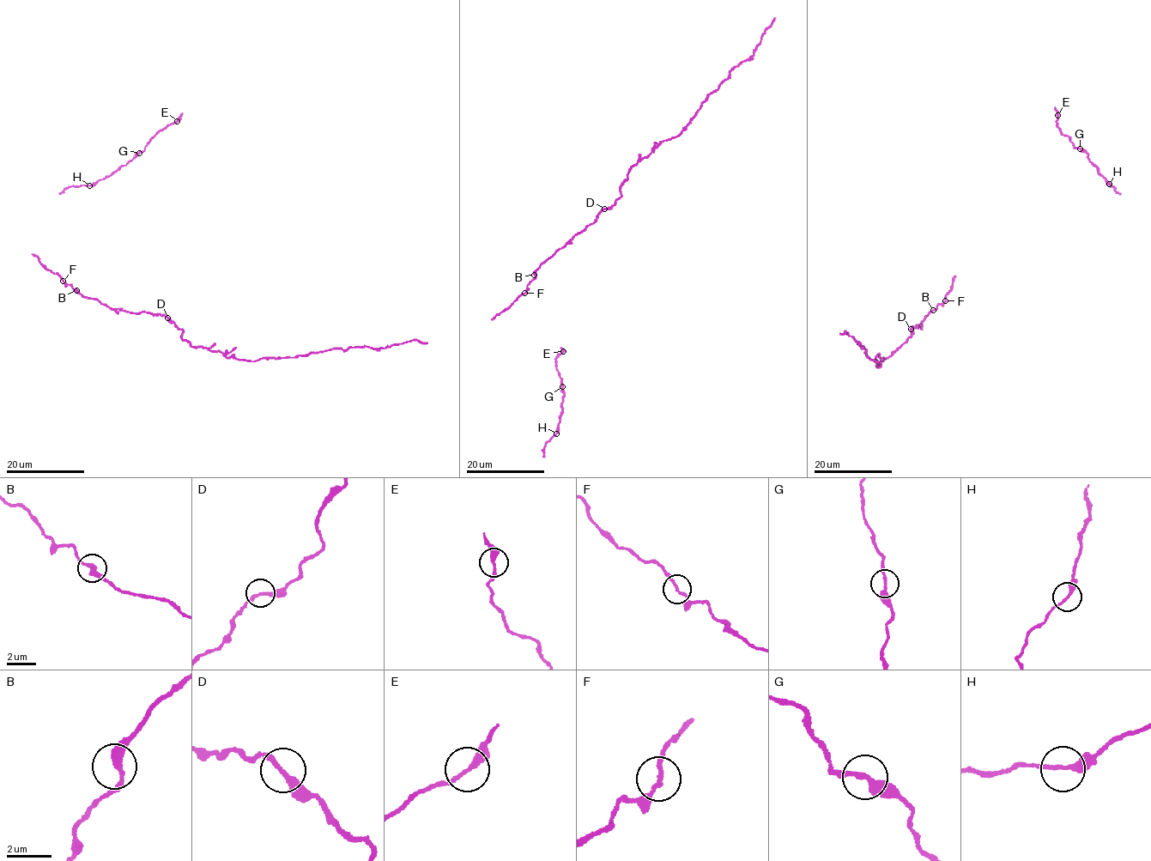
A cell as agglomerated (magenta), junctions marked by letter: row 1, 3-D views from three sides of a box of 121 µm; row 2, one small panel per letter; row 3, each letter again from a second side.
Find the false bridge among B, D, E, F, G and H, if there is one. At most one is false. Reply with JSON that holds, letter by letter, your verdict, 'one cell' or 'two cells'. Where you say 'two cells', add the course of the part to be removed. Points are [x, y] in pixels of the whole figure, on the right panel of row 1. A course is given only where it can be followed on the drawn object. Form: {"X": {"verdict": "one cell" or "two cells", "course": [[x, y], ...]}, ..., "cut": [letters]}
{"B": {"verdict": "one cell"}, "D": {"verdict": "two cells", "course": [[910, 329], [906, 341], [877, 367], [881, 366], [869, 359], [860, 342], [847, 332], [840, 334]]}, "E": {"verdict": "one cell"}, "F": {"verdict": "one cell"}, "G": {"verdict": "one cell"}, "H": {"verdict": "one cell"}, "cut": ["D"]}

